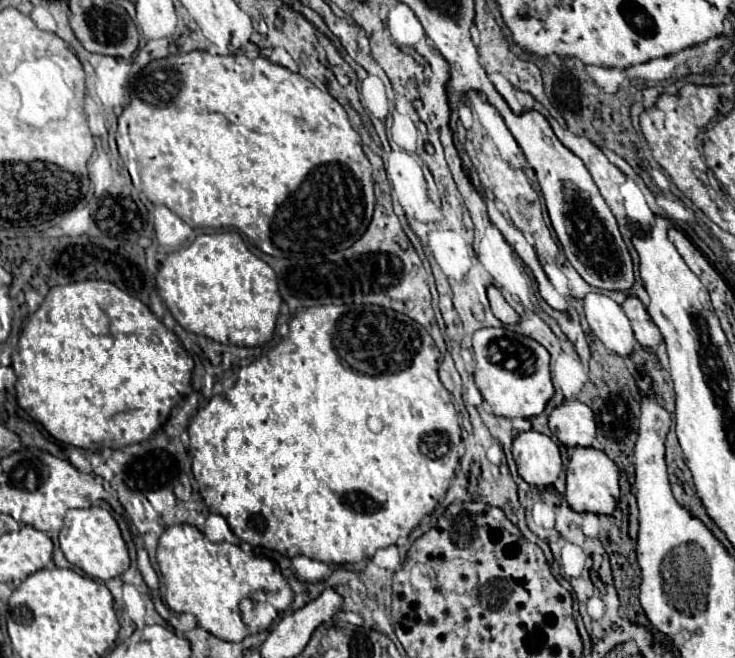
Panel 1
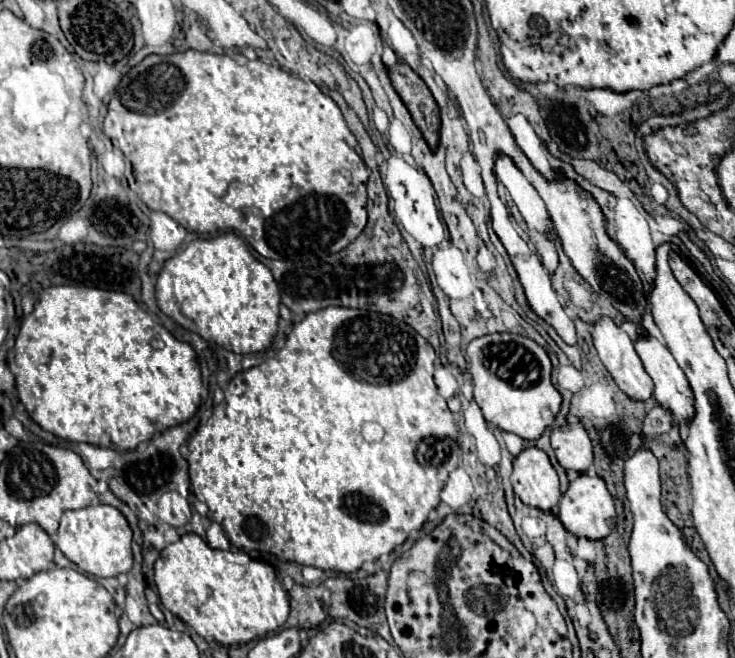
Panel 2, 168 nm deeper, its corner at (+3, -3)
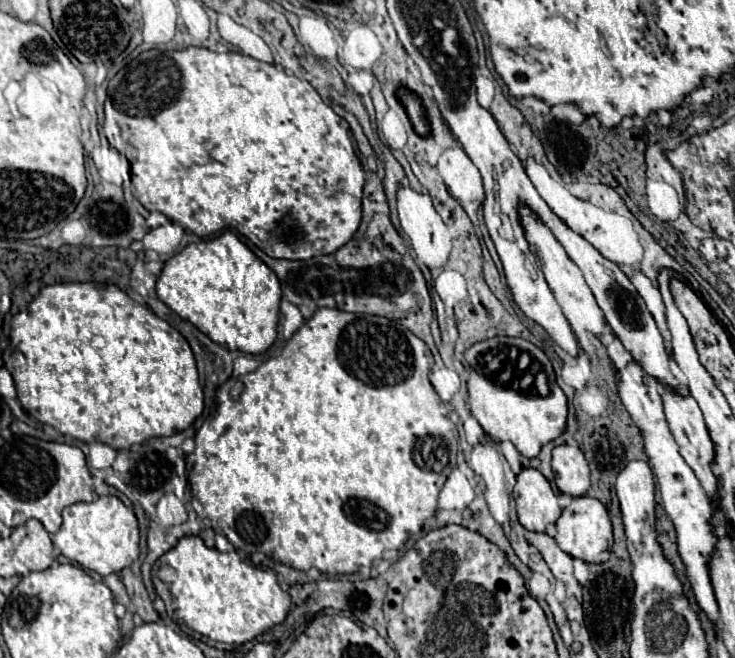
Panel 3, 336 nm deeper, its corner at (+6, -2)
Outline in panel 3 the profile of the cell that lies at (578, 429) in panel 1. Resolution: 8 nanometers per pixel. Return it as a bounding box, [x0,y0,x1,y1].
[552,443,590,497]

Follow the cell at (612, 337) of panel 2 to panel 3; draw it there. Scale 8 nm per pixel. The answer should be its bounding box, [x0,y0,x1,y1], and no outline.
[614,361,718,623]

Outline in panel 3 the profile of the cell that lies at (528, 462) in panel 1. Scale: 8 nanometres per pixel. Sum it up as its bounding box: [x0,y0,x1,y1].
[514,467,560,531]

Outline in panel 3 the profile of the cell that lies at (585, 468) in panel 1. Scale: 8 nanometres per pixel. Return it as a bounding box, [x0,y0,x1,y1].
[554,495,612,563]

